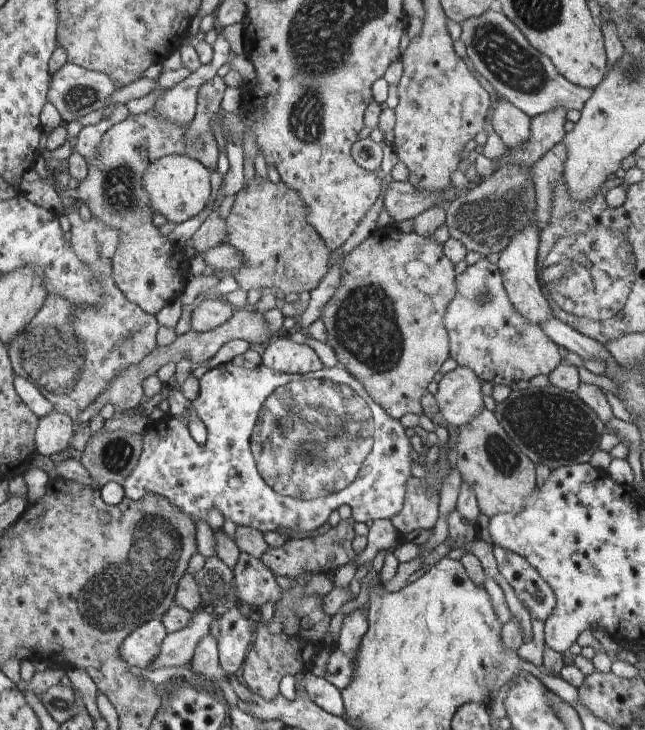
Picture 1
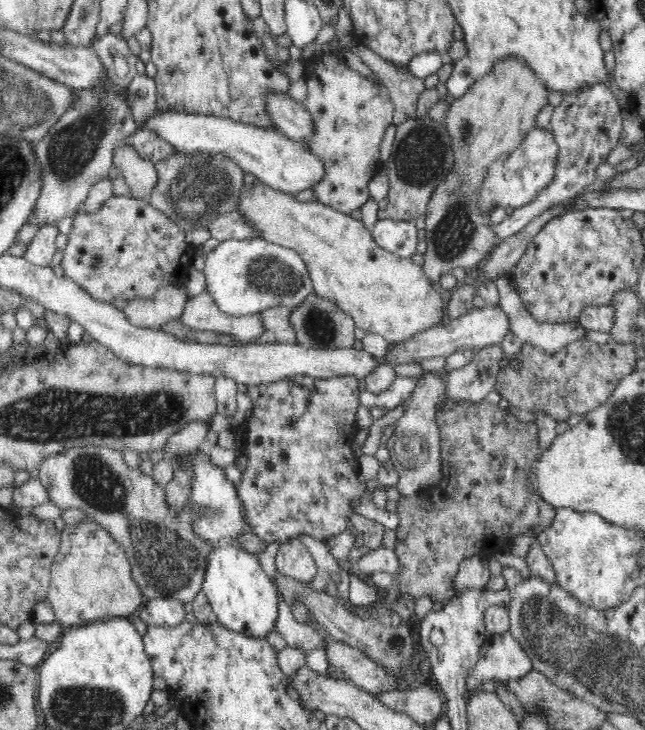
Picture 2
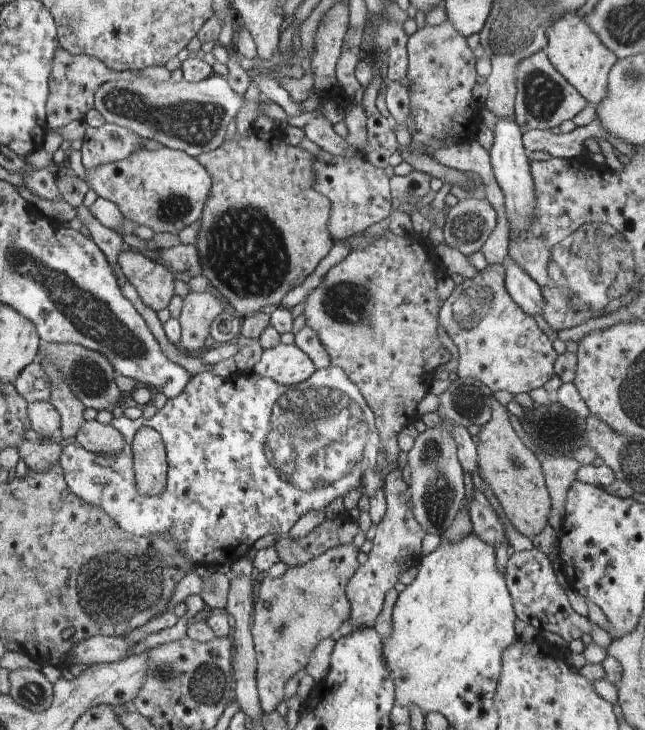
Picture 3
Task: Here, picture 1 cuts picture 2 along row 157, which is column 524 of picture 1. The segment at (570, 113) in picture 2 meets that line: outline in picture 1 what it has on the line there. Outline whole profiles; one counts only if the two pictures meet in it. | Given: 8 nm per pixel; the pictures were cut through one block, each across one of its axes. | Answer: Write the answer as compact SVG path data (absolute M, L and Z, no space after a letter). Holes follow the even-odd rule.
M504 546L493 548L499 573L515 590L520 602L534 620L545 620L556 606L556 597L550 585L539 572L520 554L506 550Z

